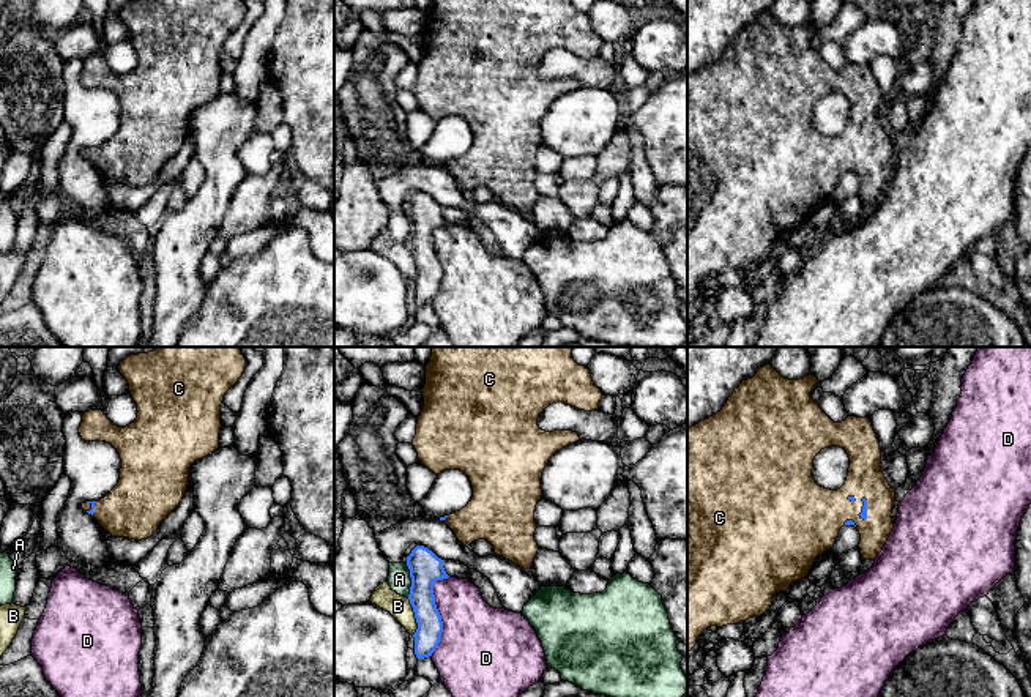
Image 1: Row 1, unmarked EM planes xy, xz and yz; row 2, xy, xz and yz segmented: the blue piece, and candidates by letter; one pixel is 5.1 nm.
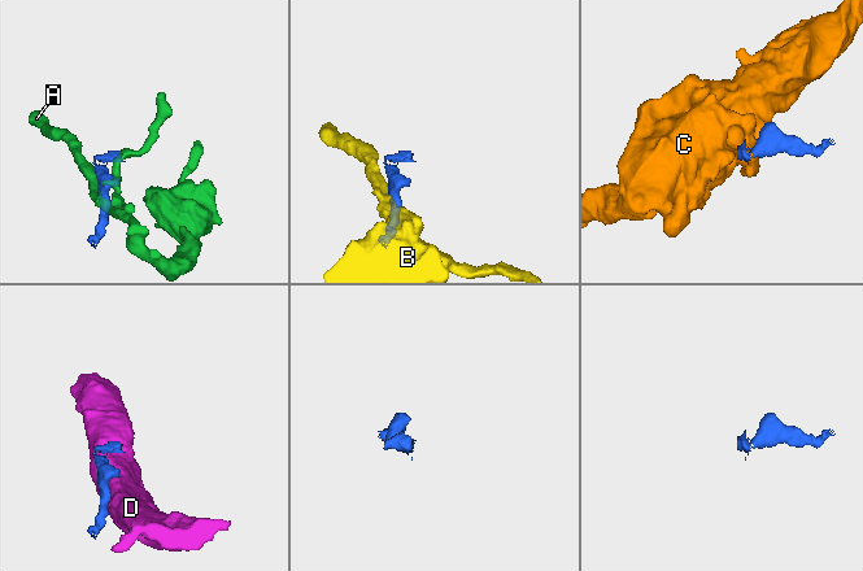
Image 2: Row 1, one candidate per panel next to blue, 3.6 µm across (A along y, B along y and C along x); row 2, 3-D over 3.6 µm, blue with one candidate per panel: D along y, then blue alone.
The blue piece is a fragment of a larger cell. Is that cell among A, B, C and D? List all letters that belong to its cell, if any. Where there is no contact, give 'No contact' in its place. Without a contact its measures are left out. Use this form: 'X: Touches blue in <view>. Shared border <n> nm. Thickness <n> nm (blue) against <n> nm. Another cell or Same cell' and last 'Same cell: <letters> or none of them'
A: Touches blue in xz. Shared border 180 nm. Thickness 170 nm (blue) against 120 nm. Another cell
B: Touches blue in xz. Shared border 190 nm. Thickness 160 nm (blue) against 110 nm. Another cell
C: Touches blue in yz. Shared border 130 nm. Thickness 40 nm (blue) against 280 nm. Same cell
D: Touches blue in xz. Shared border 420 nm. Thickness 170 nm (blue) against 380 nm. Another cell
Same cell: C

